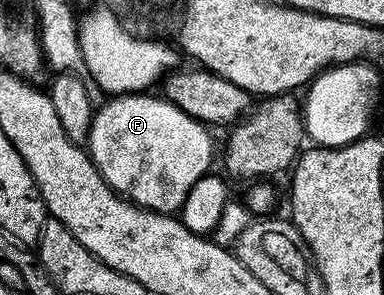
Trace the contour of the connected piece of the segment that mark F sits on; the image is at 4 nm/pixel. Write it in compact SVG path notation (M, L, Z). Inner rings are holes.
M140 92L115 96L106 101L102 108L94 111L91 133L85 139L85 146L91 161L117 194L123 195L137 206L171 216L184 209L193 186L202 178L208 177L210 170L207 169L215 158L215 142L211 139L212 131L204 123L190 118L166 98L150 98L151 96L150 93Z

